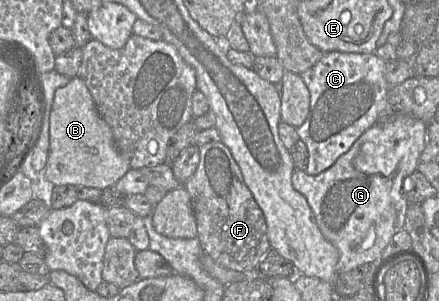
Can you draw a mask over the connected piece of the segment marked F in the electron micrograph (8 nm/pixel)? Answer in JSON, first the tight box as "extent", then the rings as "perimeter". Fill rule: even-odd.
{"extent":[184,142,271,272],"perimeter":[[[219,142],[199,147],[200,161],[184,187],[190,195],[197,224],[197,238],[205,253],[221,266],[254,272],[271,248],[264,214],[246,186],[229,148]]]}

